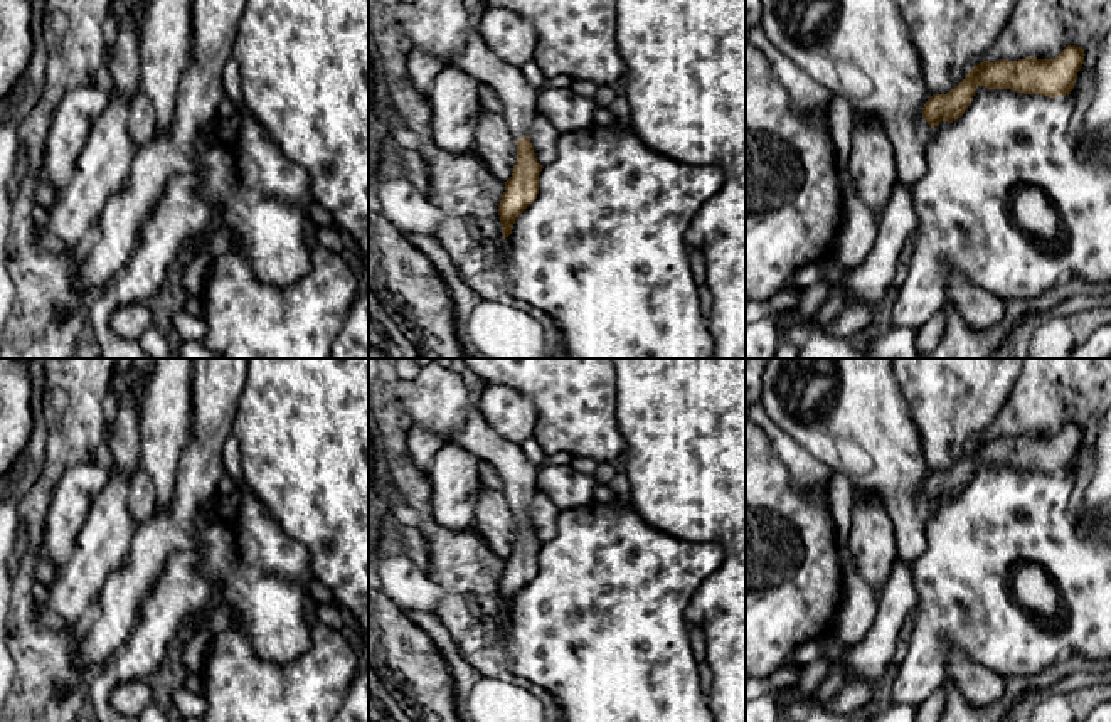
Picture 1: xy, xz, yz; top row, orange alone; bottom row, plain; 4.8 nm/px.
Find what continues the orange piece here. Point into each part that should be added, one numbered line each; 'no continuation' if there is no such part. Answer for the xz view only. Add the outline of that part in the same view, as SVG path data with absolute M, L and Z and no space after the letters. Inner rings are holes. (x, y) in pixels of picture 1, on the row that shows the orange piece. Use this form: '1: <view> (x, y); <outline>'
1: xz (519, 100); M471 27L468 32L463 50L456 57L456 66L497 93L503 108L500 116L515 141L529 136L537 114L539 91L525 81L520 67L508 66L488 49L478 27Z

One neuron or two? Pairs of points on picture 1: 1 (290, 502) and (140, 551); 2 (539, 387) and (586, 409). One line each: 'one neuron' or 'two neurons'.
1: two neurons
2: one neuron

